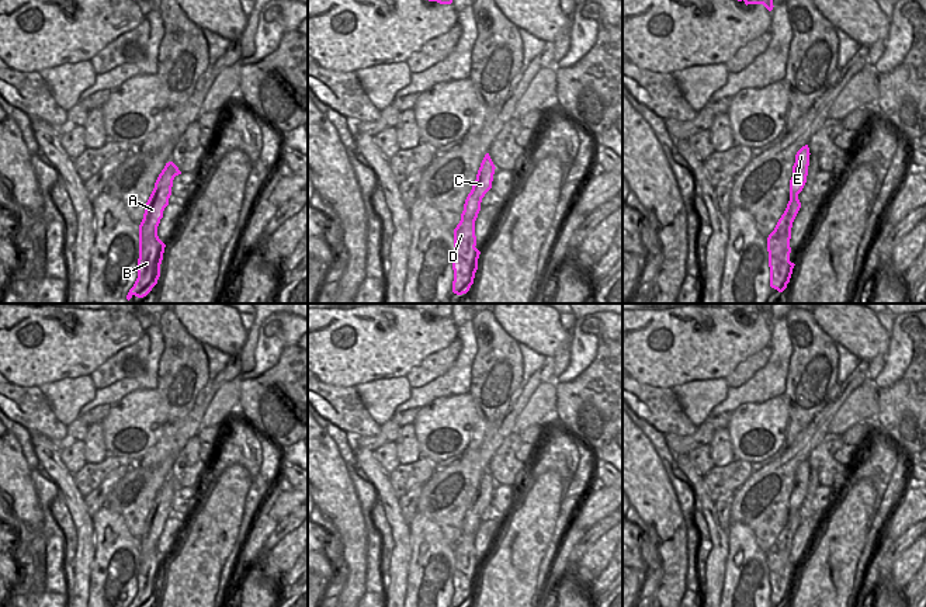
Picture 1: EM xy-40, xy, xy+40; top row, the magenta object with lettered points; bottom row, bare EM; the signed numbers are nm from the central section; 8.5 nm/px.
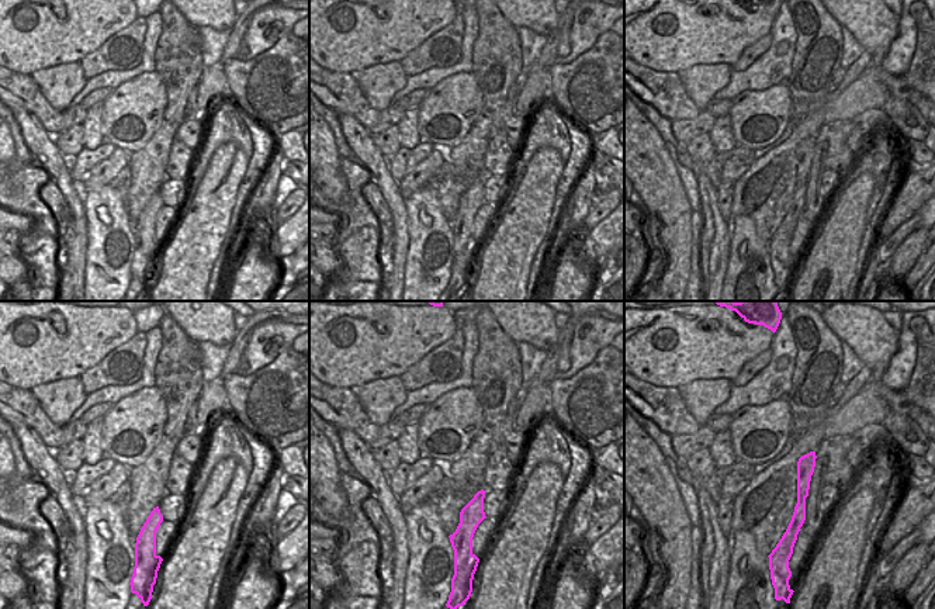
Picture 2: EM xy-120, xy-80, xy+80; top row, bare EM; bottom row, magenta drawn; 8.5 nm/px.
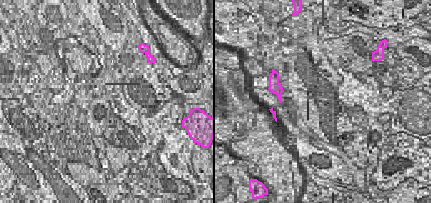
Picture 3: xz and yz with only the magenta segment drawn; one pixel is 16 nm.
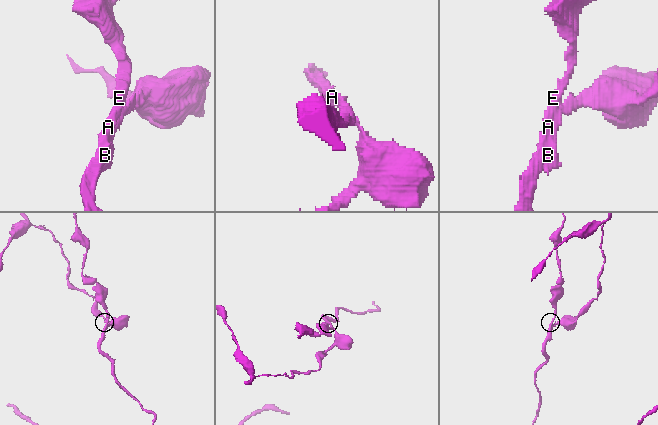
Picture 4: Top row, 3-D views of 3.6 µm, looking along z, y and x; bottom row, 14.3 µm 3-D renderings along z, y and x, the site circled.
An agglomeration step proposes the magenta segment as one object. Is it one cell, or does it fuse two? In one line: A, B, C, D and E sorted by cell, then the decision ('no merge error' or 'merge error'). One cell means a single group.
A B D / C E; merge error

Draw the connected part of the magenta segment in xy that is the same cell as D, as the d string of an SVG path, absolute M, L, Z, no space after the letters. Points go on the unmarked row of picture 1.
M481 513L465 517L461 535L454 544L452 607L468 607L474 599L481 569L475 562L475 535L481 526L481 517Z

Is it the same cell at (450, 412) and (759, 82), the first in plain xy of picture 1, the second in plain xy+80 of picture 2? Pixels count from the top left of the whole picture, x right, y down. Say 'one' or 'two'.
two

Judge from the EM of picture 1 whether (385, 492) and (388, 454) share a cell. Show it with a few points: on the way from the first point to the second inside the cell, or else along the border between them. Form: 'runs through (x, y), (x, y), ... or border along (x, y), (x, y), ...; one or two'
border along (373, 453), (373, 457), (388, 474); two

